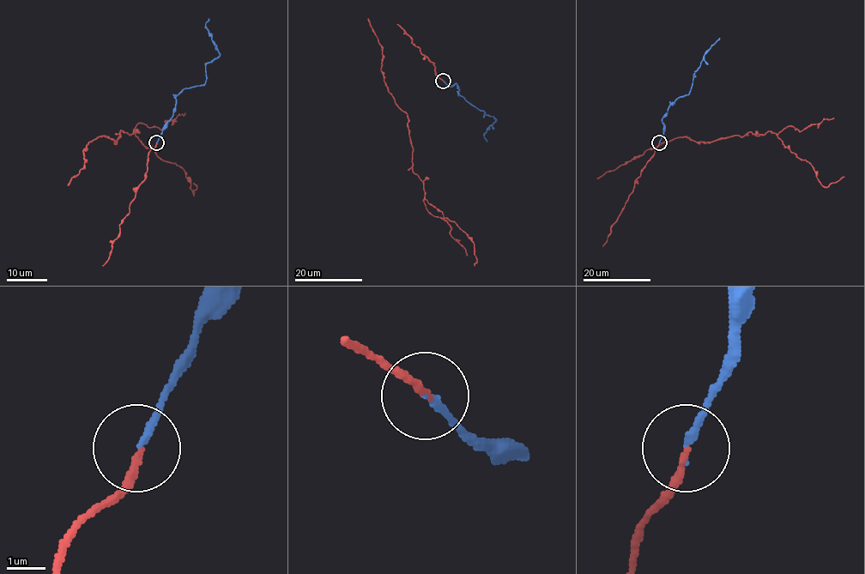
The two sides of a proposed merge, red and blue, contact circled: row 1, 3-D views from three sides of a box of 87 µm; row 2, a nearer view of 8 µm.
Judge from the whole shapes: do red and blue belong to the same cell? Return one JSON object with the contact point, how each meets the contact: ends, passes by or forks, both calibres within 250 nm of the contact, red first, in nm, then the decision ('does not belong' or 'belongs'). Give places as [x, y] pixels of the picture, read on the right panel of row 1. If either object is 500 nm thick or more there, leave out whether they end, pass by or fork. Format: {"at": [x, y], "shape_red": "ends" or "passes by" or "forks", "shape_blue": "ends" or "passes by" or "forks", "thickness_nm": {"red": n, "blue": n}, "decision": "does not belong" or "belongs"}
{"at": [659, 142], "shape_red": "ends", "shape_blue": "ends", "thickness_nm": {"red": 170, "blue": 180}, "decision": "belongs"}

